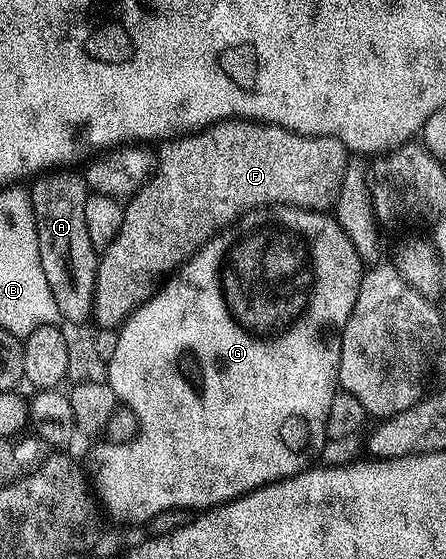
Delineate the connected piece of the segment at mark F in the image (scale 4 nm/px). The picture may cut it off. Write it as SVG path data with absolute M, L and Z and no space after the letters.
M227 118L224 122L215 122L212 126L206 126L204 129L197 130L191 134L181 134L175 138L167 139L161 146L164 147L160 151L157 149L154 154L154 173L131 198L127 199L120 230L110 240L108 246L104 247L98 254L90 318L92 322L93 320L97 322L96 326L101 330L116 330L123 326L125 320L131 316L133 310L137 306L141 306L146 299L152 296L161 279L171 275L182 263L193 258L214 235L219 234L221 230L231 226L239 215L262 206L271 206L273 204L300 206L304 210L331 211L338 200L338 188L342 188L342 172L346 170L346 164L350 157L350 151L332 136L294 134L292 131L281 126L271 126L268 122L254 122L251 118Z

